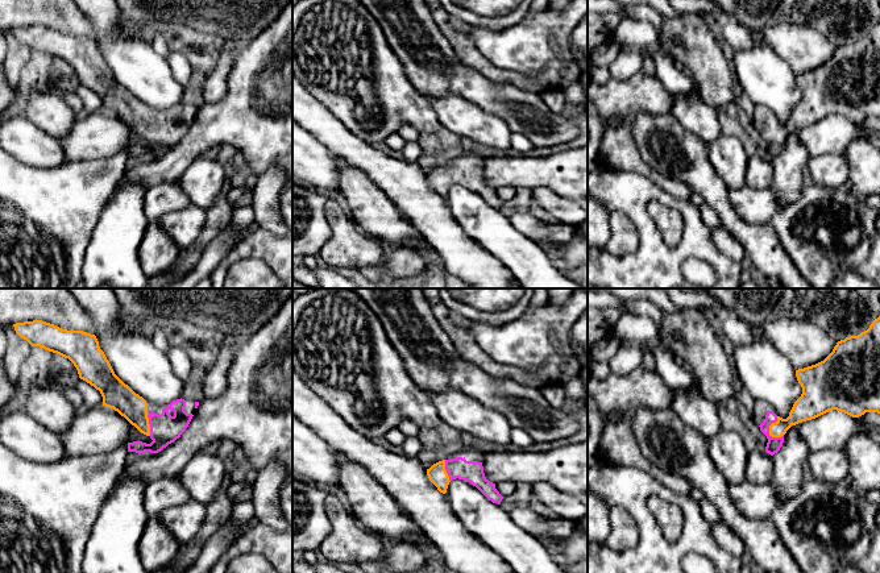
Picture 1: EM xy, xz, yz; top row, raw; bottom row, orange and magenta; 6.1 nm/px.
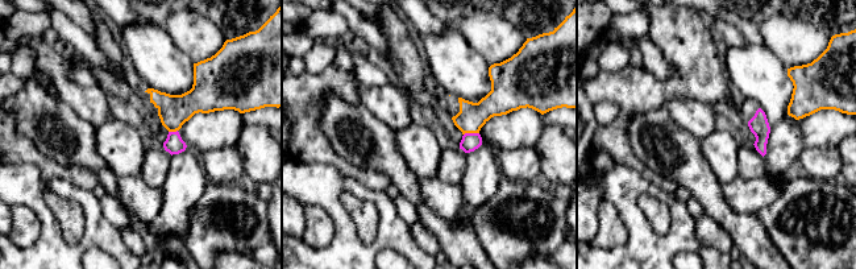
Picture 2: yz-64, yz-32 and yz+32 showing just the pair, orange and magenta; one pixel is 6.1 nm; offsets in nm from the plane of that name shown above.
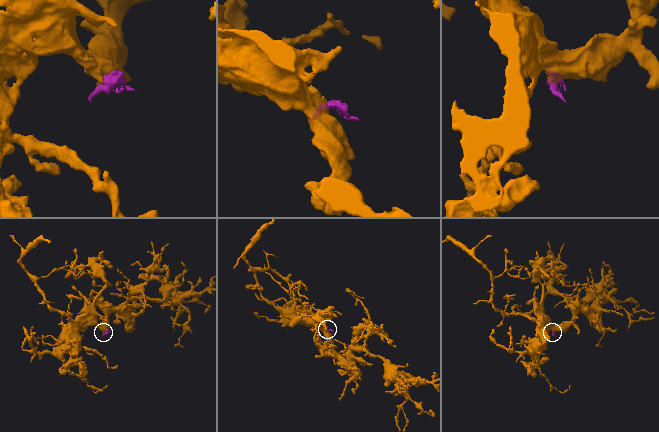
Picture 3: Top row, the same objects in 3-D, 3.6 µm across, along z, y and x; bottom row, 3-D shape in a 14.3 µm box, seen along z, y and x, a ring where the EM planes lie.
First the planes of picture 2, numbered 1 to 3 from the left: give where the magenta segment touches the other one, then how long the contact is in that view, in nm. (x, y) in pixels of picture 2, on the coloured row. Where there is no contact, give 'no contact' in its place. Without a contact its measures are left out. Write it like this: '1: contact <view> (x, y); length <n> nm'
1: contact yz-64 (173, 131); length 60 nm
2: contact yz-32 (470, 132); length 100 nm
3: no contact

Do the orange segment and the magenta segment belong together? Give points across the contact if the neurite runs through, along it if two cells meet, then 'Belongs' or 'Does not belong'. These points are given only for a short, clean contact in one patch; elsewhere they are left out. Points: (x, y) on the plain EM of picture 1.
Path across: yz (805, 112), (787, 128), (770, 132), (773, 149). Belongs

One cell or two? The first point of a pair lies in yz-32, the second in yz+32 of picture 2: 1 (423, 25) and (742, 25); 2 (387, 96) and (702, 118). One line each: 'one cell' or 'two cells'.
1: two cells
2: one cell

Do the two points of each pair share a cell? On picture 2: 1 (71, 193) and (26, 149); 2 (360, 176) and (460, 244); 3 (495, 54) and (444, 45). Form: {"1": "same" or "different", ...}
{"1": "different", "2": "different", "3": "different"}

